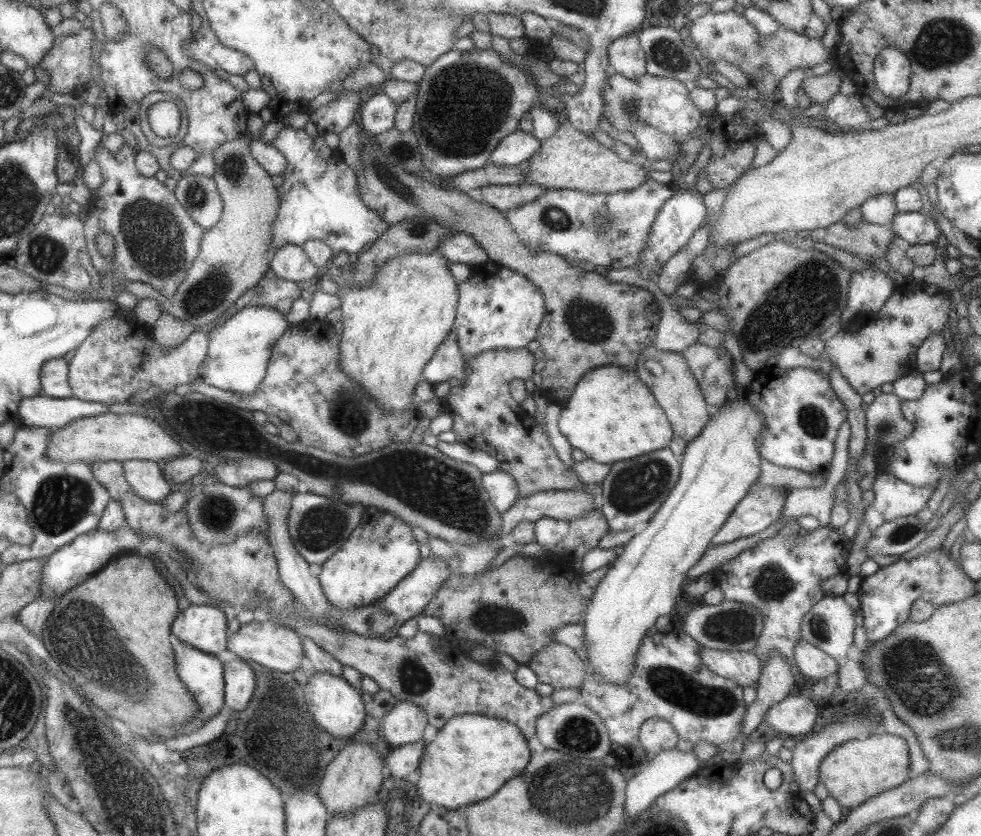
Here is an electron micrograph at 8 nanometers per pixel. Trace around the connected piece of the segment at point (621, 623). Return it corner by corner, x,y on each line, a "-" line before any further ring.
735,386
736,396
731,399
726,399
723,402
723,406
719,408
718,414
714,418
709,418
709,421
705,423
705,426
701,429
701,432
693,439
686,443
684,447
684,453
679,458
680,461
680,475
674,487
669,491
669,494
665,497
665,500
661,503
661,506
657,509
657,512
653,513
653,516
648,520
648,525
645,529
635,534
629,542
626,542
622,548
622,554
616,556
616,559
606,568
606,573
599,579
599,584
595,587
590,602
585,608
585,616
583,616
583,635
585,635
585,654
587,655
587,664
591,668
591,673
599,675
601,679
605,680
607,684
623,684
629,679
629,673
633,671
633,661
636,655
636,650
641,645
641,639
645,637
647,629
654,625
655,620
659,616
670,615
673,611
674,605
678,600
678,596
682,592
683,583
687,580
687,571
699,560
699,557
707,550
707,547
711,545
711,539
713,535
721,528
721,525
725,522
725,519
731,514
731,511
735,508
735,505
745,496
745,493
749,490
749,487
755,482
759,476
759,458
760,454
756,449
756,436
762,426
761,414
757,413
755,409
751,408
748,400
746,399
745,387

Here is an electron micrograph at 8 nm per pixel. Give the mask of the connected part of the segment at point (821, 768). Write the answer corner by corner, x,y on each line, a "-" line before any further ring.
871,734
865,739
849,740
827,753
817,767
818,781
840,806
853,808
864,800
895,788
909,776
909,750
903,738
893,734

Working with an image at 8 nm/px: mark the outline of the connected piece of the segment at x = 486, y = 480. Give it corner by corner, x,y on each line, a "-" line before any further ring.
497,469
493,472
482,473
481,484
487,491
491,504
498,513
505,512
518,499
518,492
513,477

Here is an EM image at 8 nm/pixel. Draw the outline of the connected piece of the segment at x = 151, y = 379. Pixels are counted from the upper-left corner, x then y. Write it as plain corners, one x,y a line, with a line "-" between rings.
109,317
97,323
69,360
68,383
72,396
108,406
125,403
127,398
150,386
156,386
161,393
169,393
179,384
196,380
208,349
206,330
194,330
172,349
162,349
154,341
151,330
149,325
125,322
123,317

